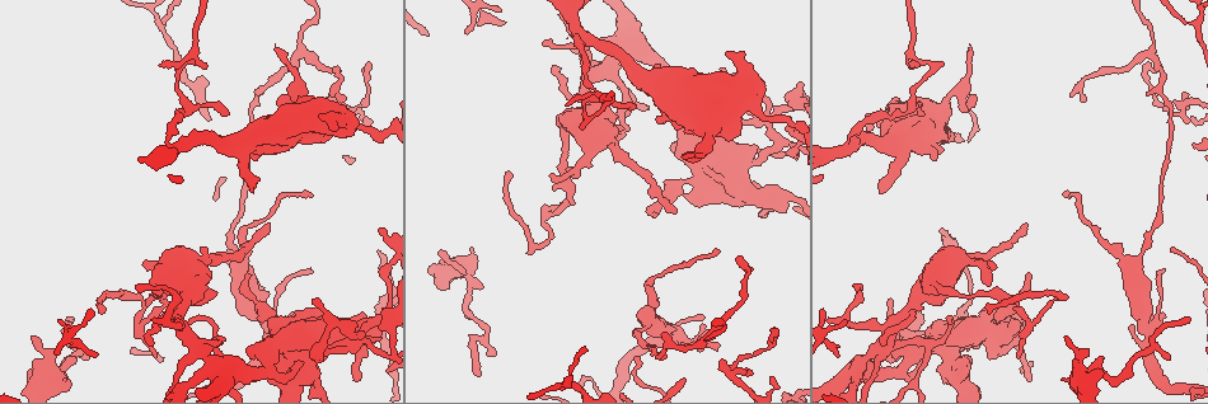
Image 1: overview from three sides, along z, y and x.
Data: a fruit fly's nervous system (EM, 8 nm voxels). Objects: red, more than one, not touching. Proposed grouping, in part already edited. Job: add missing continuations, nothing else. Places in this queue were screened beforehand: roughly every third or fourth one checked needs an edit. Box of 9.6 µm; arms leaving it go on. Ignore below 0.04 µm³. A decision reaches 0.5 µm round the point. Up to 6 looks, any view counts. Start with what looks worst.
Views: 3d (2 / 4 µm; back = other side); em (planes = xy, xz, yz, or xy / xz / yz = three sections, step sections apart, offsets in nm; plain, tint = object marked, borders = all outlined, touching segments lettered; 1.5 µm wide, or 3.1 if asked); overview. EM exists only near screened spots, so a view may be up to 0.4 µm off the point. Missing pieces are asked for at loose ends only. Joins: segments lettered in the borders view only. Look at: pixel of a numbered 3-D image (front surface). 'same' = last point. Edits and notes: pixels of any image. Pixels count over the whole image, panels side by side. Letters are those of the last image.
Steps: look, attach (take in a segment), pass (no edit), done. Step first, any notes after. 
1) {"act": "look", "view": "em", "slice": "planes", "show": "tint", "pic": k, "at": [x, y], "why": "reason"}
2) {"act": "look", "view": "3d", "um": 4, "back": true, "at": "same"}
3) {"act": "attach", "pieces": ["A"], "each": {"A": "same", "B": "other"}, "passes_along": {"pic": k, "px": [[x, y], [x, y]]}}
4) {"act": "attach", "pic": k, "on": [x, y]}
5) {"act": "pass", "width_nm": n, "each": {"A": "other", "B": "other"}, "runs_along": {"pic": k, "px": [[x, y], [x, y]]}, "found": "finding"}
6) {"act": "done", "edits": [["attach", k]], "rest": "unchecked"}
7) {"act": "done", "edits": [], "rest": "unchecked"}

{"act": "look", "view": "3d", "um": 4, "pic": 1, "at": [1026, 224], "why": "tapers out"}

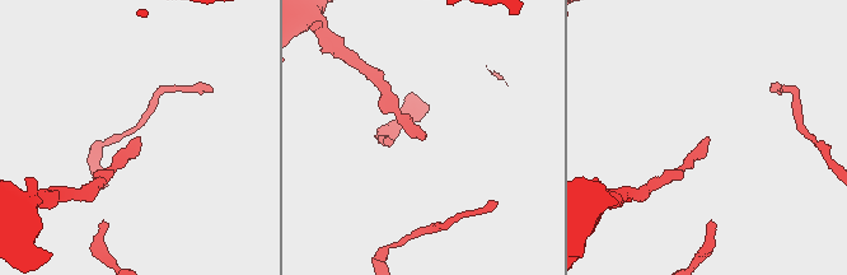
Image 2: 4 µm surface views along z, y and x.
{"act": "look", "view": "em", "um": 3.1, "slice": "xy", "step": 16, "show": "borders", "pic": 2, "at": [138, 136]}

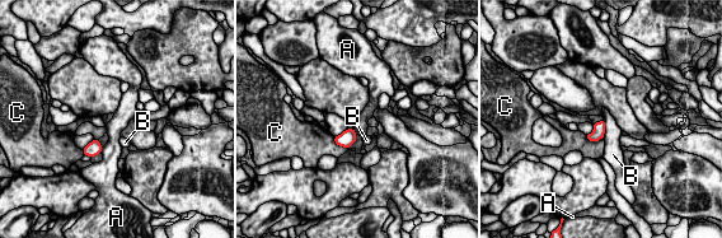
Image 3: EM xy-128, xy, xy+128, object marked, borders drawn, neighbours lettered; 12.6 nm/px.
{"act": "pass", "width_nm": 160, "each": {"A": "other", "B": "other", "C": "other"}, "border": {"pic": 3, "px": [[603, 120], [604, 136]]}, "found": "no lettered segment goes on from it"}

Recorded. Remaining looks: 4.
{"act": "look", "view": "em", "slice": "planes", "show": "borders", "pic": 1, "at": [156, 356], "why": "thin end"}

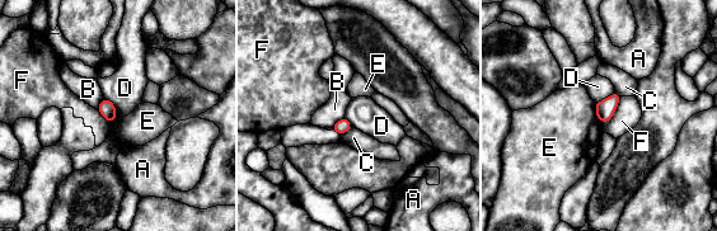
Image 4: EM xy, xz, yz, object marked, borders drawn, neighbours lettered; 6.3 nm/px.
{"act": "pass", "longest_contact_nm": ["F", 220], "each": {"A": "other", "B": "other", "C": "other", "D": "other", "E": "other", "F": "other"}, "border": {"pic": 4, "px": [[104, 97], [115, 107], [113, 122]]}, "found": "none of them fits"}

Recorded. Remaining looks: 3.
{"act": "look", "view": "3d", "um": 4, "pic": 1, "at": [70, 319], "why": "branch stops here"}

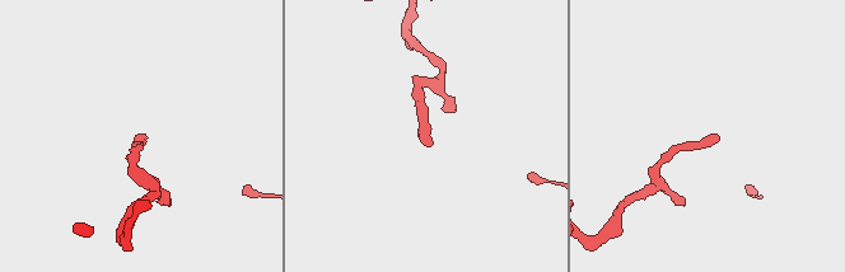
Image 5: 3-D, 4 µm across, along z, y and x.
{"act": "look", "view": "em", "slice": "xz", "step": 4, "show": "tint", "pic": 5, "at": [717, 136], "why": "shape alone is not enough"}

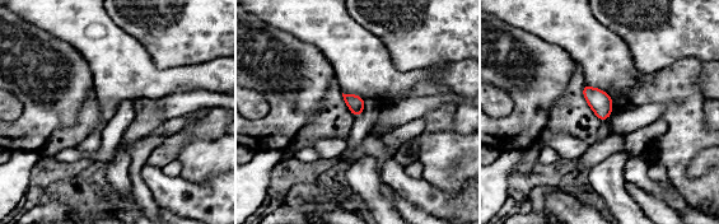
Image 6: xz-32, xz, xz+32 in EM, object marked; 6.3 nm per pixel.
{"act": "look", "view": "em", "slice": "planes", "show": "borders", "at": "same"}

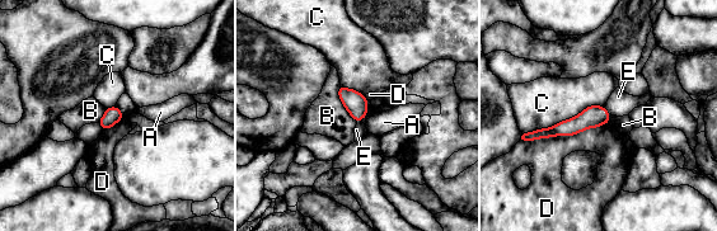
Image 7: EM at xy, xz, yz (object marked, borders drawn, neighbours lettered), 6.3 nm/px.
{"act": "pass", "each": {"A": "other", "B": "other", "C": "other", "D": "other", "E": "other"}, "border": {"pic": 7, "px": [[368, 100], [368, 112], [357, 122]]}, "found": "none of them fits"}

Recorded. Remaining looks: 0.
{"act": "done", "edits": [], "rest": "unchecked"}

